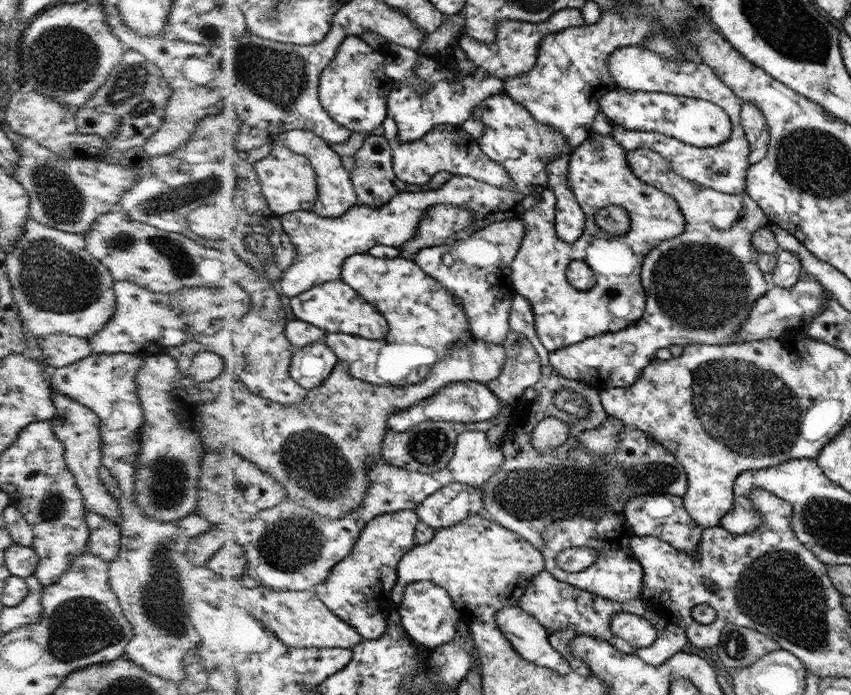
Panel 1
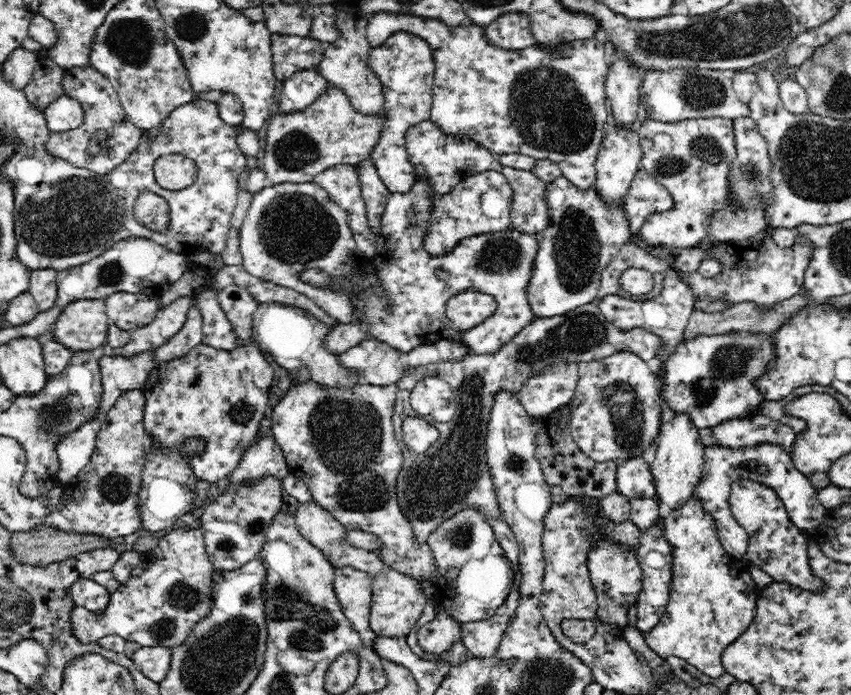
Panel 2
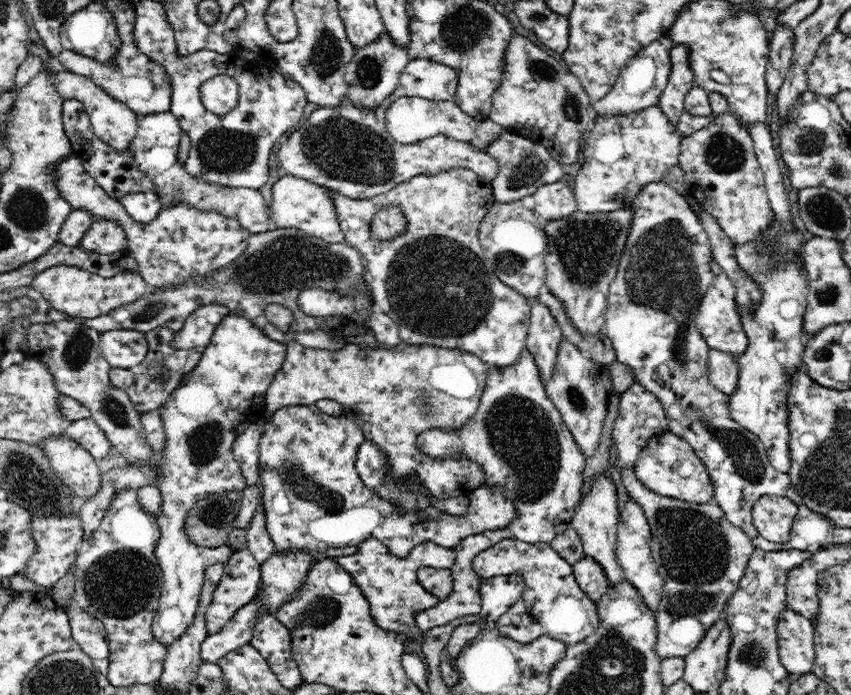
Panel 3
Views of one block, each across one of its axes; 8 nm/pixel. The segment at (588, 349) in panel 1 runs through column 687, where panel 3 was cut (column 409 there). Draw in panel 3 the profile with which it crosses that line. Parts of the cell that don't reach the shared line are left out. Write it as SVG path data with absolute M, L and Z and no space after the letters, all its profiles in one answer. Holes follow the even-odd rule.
M452 168L440 172L435 175L423 175L414 176L407 182L402 182L398 186L394 187L391 191L377 194L375 197L369 199L352 199L346 195L337 193L336 191L329 191L329 197L332 199L333 205L336 207L338 215L339 225L345 234L345 243L353 248L356 248L360 255L363 257L366 268L365 282L368 284L373 302L378 304L399 328L399 338L401 344L405 345L432 345L440 348L447 349L460 349L464 352L475 354L478 358L482 359L485 363L488 363L490 367L508 366L517 361L520 358L520 354L526 347L526 341L528 336L528 318L531 314L530 300L524 297L524 295L518 293L518 291L508 287L498 277L494 275L493 265L482 254L484 250L481 249L480 242L478 241L477 234L480 232L480 222L484 220L484 216L495 203L494 195L492 192L492 185L484 181L469 168ZM380 206L400 206L404 215L408 220L408 230L402 234L402 236L392 239L389 245L374 241L372 234L369 232L369 226L372 222L373 214L380 209Z

